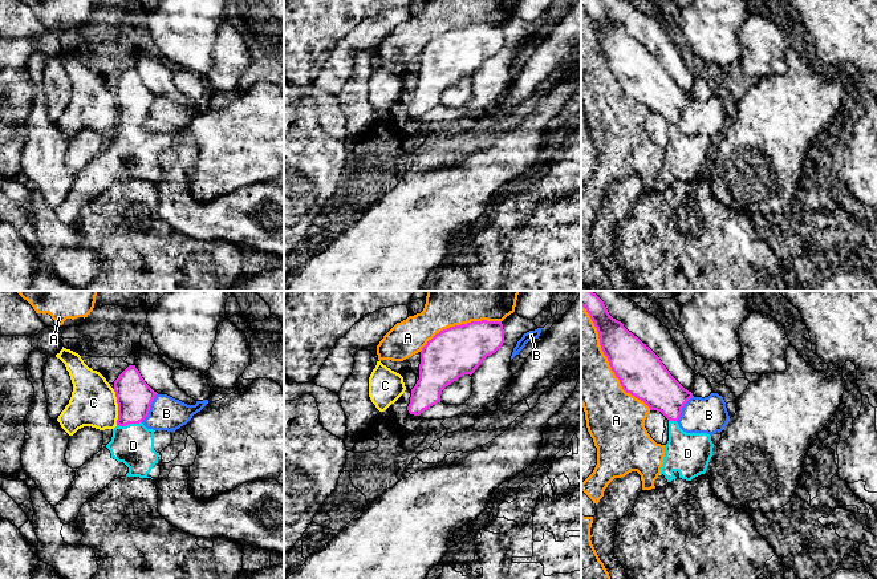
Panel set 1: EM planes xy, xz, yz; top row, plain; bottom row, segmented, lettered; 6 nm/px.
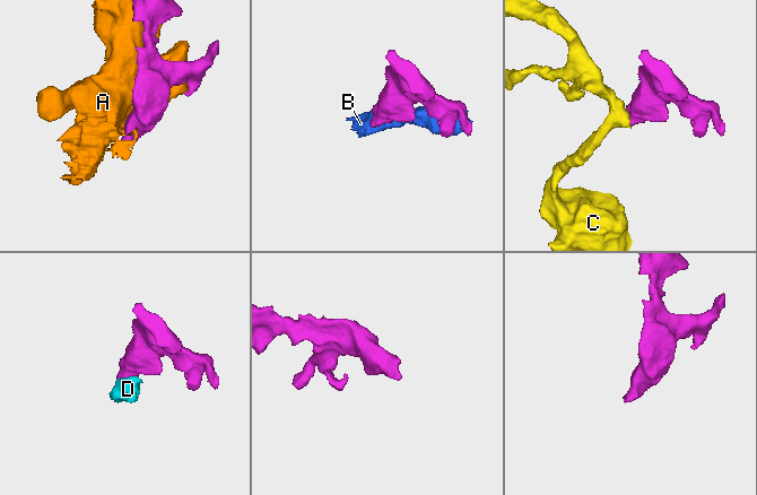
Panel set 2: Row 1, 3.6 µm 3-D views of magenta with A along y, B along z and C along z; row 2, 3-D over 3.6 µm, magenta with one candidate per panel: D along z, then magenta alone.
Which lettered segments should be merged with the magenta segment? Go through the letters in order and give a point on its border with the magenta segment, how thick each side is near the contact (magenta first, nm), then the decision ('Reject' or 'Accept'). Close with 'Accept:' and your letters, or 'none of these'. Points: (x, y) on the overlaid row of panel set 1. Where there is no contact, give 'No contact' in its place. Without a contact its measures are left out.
A: Touches magenta at yz (608, 360). Thickness 280 nm (magenta) against 360 nm. Reject
B: Touches magenta at xy (149, 408). Thickness 220 nm (magenta) against 200 nm. Reject
C: Touches magenta at xy (118, 407). Thickness 220 nm (magenta) against 280 nm. Reject
D: Touches magenta at xy (129, 422). Thickness 220 nm (magenta) against 240 nm. Accept
Accept: D

